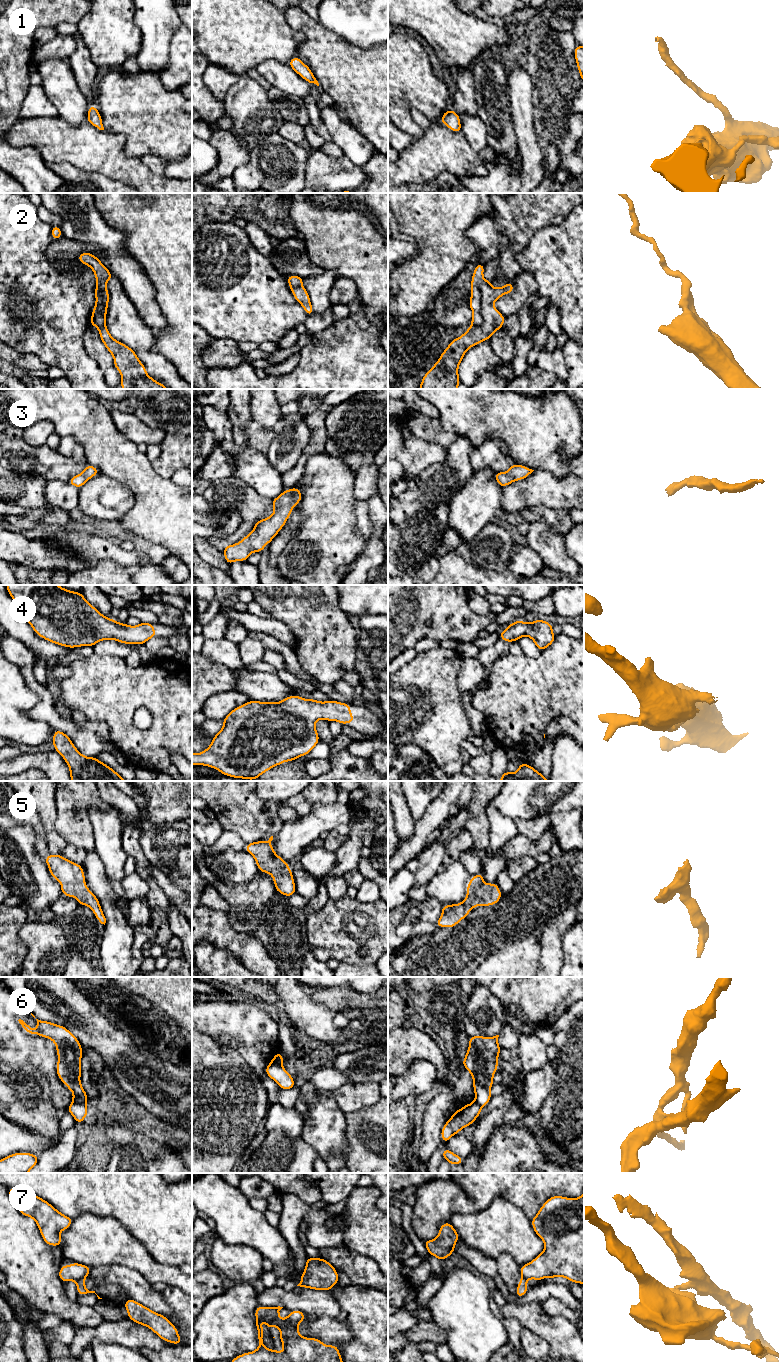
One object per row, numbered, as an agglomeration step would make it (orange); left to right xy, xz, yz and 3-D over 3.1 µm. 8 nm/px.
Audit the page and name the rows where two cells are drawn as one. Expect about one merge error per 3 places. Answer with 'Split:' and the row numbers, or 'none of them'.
Split: 2, 6, 7

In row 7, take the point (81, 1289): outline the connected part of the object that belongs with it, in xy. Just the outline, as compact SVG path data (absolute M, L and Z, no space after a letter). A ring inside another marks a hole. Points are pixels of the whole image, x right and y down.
M85 1278L79 1279L78 1281L76 1281L76 1285L77 1285L77 1294L78 1295L85 1295L87 1293L95 1293L95 1291L89 1291L86 1287L85 1287ZM95 1293L96 1294L96 1293ZM96 1294L97 1295L97 1294ZM97 1295L98 1299L102 1299Z

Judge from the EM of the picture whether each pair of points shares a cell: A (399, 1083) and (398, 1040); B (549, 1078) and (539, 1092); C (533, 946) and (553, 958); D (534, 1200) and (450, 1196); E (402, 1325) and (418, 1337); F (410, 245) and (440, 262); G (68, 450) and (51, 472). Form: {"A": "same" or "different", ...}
{"A": "different", "B": "same", "C": "different", "D": "same", "E": "different", "F": "different", "G": "different"}

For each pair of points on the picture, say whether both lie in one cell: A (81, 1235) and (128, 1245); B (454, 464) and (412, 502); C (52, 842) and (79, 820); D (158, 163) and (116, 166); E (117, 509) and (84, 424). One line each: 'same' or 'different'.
A: same
B: same
C: different
D: different
E: different

